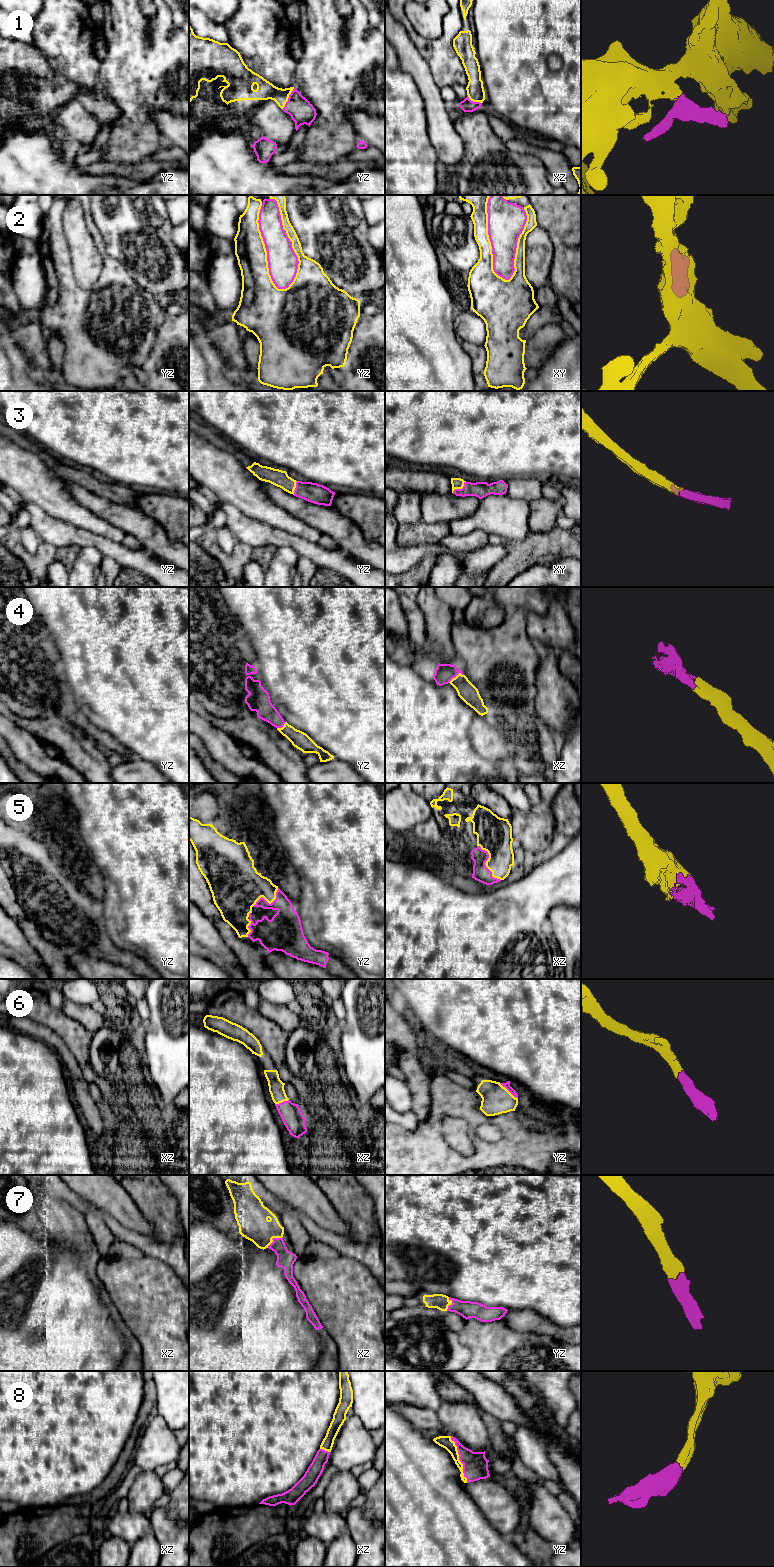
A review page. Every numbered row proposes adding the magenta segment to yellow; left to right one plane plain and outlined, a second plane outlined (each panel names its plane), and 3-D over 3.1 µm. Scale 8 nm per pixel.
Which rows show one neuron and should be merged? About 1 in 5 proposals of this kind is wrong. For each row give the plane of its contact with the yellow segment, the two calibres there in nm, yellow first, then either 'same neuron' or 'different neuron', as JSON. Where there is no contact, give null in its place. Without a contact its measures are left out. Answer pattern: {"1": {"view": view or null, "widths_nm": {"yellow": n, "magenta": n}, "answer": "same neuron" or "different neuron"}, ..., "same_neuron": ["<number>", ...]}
{"1": {"view": "yz", "widths_nm": {"yellow": 150, "magenta": 190}, "answer": "same neuron"}, "2": {"view": "yz", "widths_nm": {"yellow": 160, "magenta": 240}, "answer": "different neuron"}, "3": {"view": "xy", "widths_nm": {"yellow": 100, "magenta": 130}, "answer": "same neuron"}, "4": {"view": "xz", "widths_nm": {"yellow": 150, "magenta": 160}, "answer": "same neuron"}, "5": {"view": "xz", "widths_nm": {"yellow": 280, "magenta": 140}, "answer": "same neuron"}, "6": {"view": "yz", "widths_nm": {"yellow": 240, "magenta": 50}, "answer": "same neuron"}, "7": {"view": "xz", "widths_nm": {"yellow": 260, "magenta": 140}, "answer": "same neuron"}, "8": {"view": "yz", "widths_nm": {"yellow": 100, "magenta": 200}, "answer": "same neuron"}, "same_neuron": ["1", "3", "4", "5", "6", "7", "8"]}

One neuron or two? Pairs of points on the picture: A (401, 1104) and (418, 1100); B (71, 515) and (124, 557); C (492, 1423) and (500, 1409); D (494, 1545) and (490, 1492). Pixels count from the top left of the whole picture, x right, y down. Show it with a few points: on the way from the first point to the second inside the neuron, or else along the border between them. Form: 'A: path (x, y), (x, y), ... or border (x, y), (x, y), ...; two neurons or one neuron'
A: border (404, 1082), (411, 1094), (411, 1110); two neurons
B: border (71, 523), (115, 541); two neurons
C: border (476, 1403), (501, 1423); two neurons
D: border (479, 1508), (486, 1520), (508, 1538); two neurons

